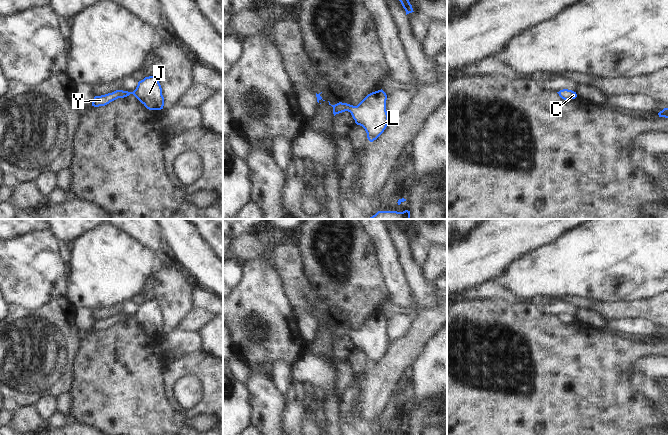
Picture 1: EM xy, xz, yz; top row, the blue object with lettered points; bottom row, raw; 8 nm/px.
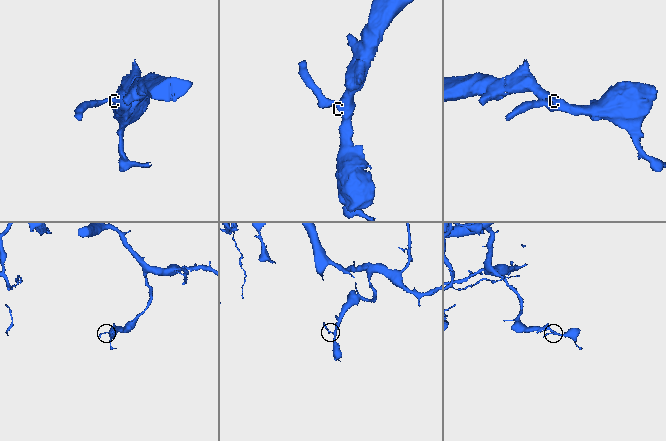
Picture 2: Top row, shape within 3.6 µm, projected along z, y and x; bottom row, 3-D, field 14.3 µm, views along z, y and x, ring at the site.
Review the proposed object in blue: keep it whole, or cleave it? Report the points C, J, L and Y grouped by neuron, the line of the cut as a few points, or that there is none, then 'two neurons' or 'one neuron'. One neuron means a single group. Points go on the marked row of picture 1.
C J L Y | no cut | one neuron

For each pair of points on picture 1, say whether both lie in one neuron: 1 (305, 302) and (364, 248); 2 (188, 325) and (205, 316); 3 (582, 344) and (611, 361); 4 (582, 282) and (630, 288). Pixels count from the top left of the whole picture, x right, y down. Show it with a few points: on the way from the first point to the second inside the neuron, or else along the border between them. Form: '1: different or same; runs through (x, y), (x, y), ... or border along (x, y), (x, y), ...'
1: different; border along (303, 273), (315, 297)
2: same; runs through (192, 322), (201, 317)
3: same; runs through (589, 351), (599, 361), (604, 361)
4: same; runs through (595, 274), (623, 275)

